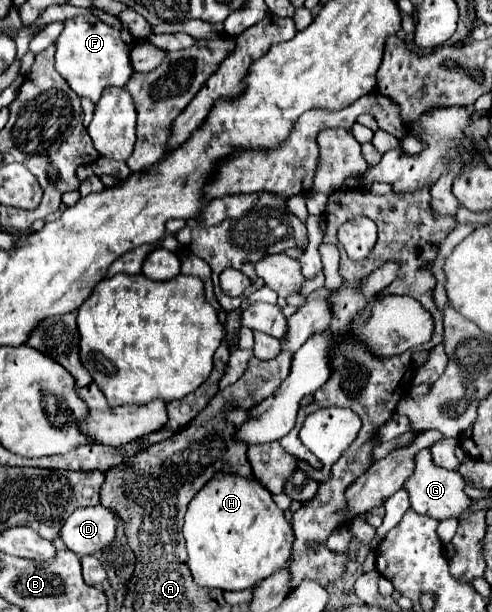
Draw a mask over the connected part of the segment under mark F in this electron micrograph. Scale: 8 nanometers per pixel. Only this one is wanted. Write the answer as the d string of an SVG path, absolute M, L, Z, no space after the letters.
M73 16L63 22L63 32L57 38L55 68L79 96L99 102L105 86L125 86L131 78L131 46L135 46L135 38L127 28L115 30L95 16Z

